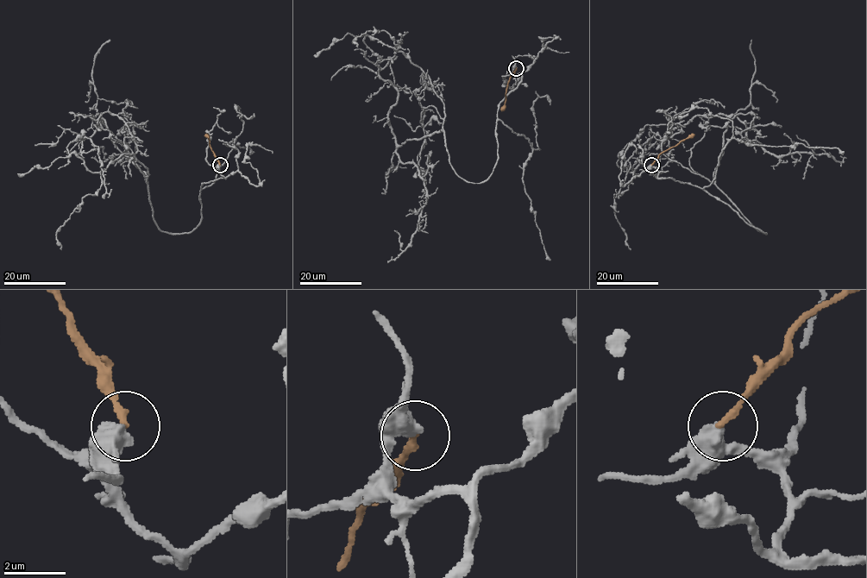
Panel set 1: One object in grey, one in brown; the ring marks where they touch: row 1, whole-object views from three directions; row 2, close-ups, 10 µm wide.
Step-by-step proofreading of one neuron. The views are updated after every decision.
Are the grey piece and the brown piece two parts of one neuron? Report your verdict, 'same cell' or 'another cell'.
another cell

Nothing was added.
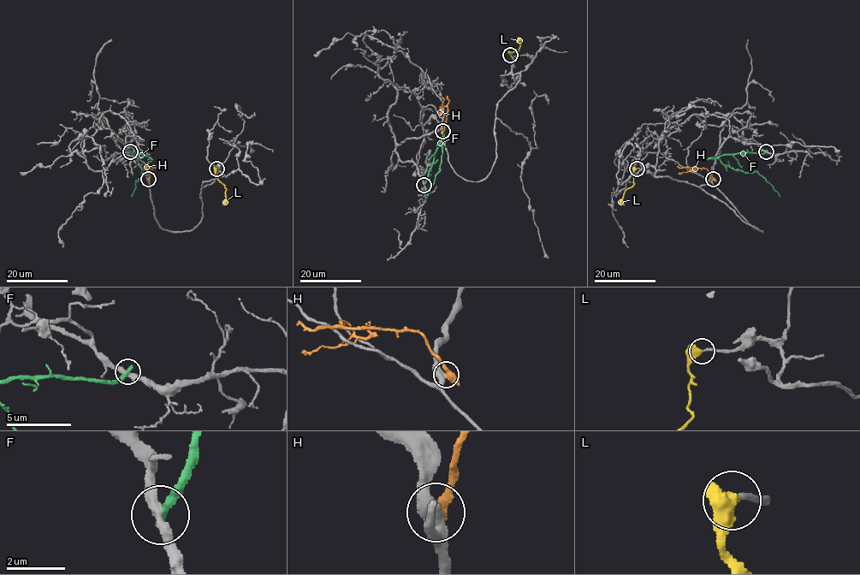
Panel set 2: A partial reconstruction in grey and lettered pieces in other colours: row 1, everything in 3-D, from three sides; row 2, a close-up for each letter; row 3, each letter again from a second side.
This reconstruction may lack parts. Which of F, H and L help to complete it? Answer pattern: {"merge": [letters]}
{"merge": ["L"]}

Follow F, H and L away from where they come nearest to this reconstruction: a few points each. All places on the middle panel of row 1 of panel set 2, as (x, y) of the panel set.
F: (424, 184), (438, 142), (442, 138), (440, 171), (425, 198)
H: (441, 131), (447, 115), (447, 107), (441, 107), (441, 97)
L: (510, 55), (509, 52), (517, 53), (520, 44), (518, 40), (517, 43)

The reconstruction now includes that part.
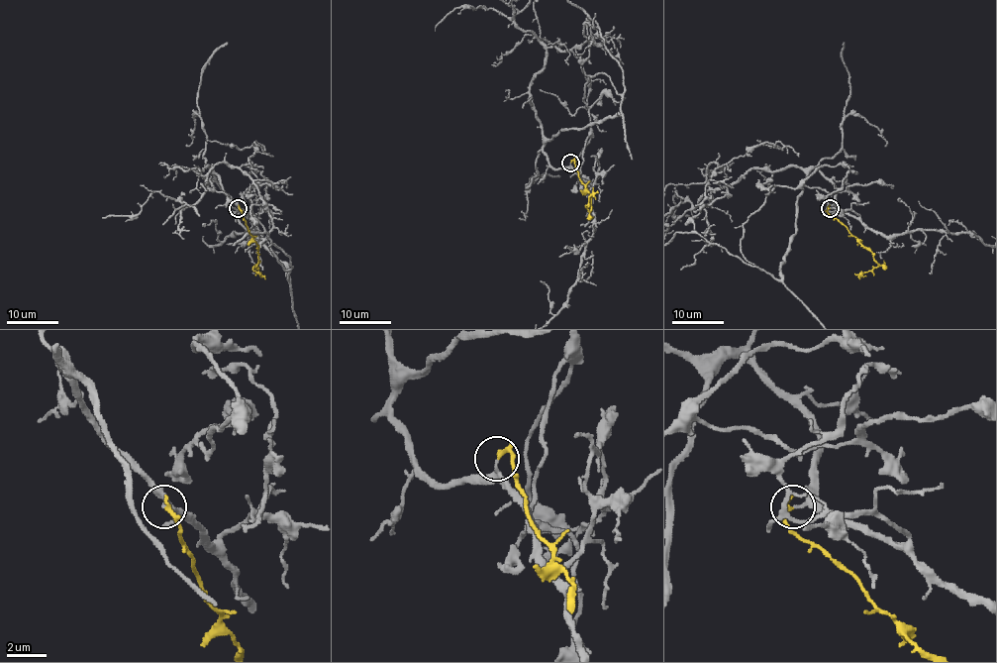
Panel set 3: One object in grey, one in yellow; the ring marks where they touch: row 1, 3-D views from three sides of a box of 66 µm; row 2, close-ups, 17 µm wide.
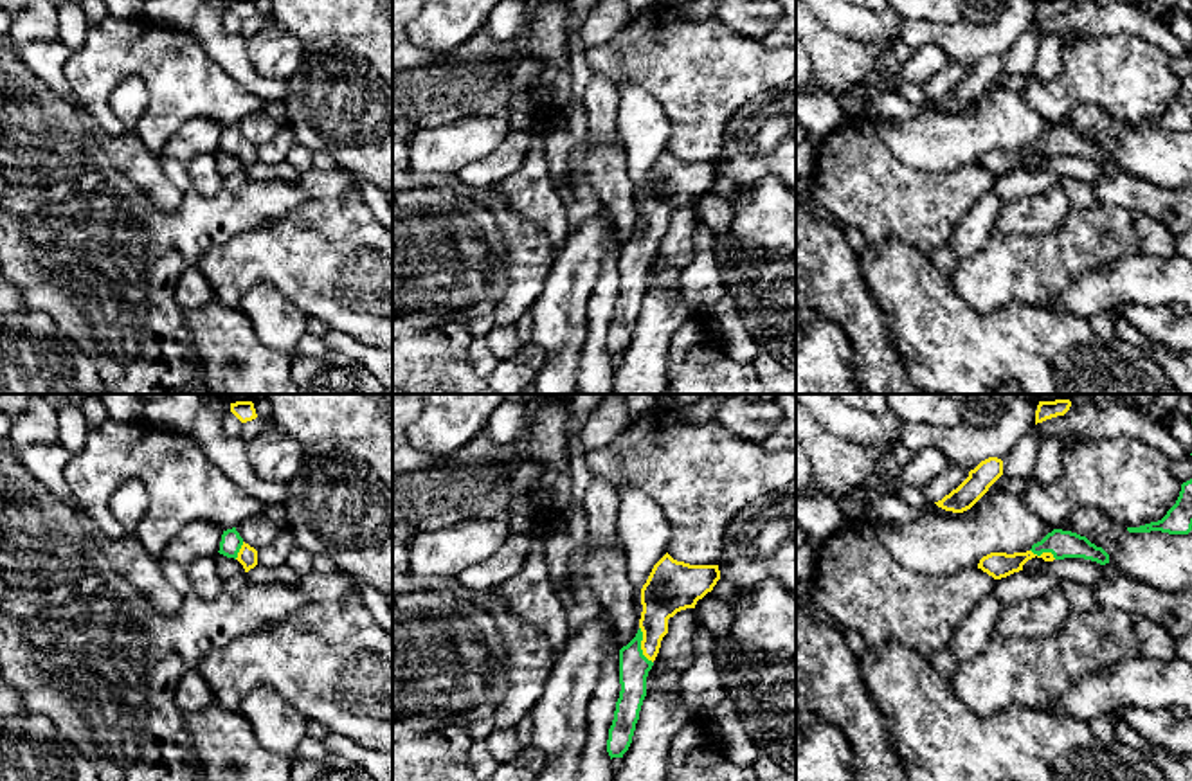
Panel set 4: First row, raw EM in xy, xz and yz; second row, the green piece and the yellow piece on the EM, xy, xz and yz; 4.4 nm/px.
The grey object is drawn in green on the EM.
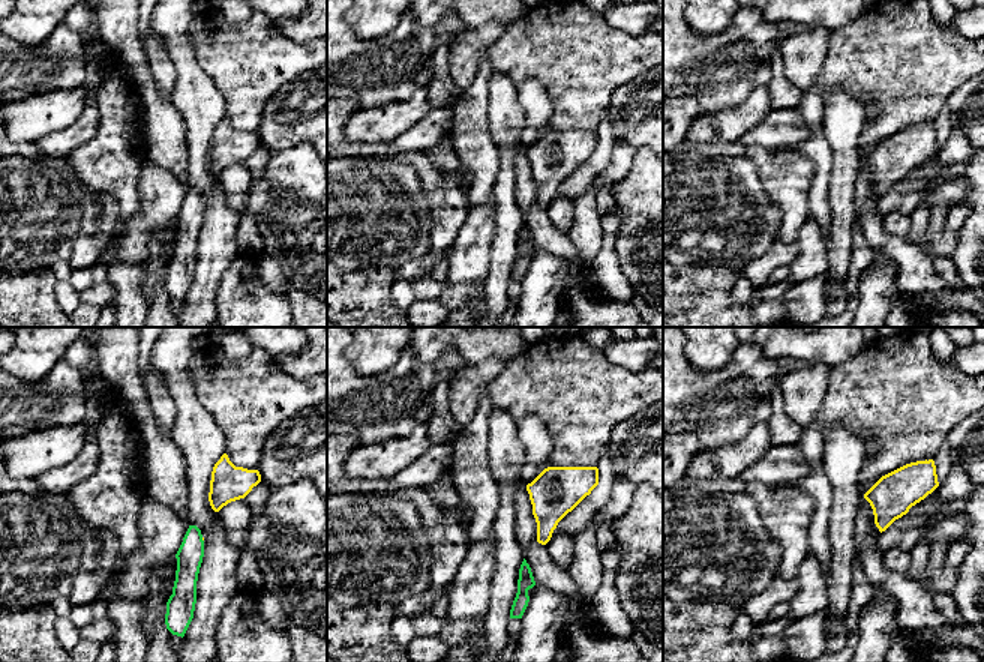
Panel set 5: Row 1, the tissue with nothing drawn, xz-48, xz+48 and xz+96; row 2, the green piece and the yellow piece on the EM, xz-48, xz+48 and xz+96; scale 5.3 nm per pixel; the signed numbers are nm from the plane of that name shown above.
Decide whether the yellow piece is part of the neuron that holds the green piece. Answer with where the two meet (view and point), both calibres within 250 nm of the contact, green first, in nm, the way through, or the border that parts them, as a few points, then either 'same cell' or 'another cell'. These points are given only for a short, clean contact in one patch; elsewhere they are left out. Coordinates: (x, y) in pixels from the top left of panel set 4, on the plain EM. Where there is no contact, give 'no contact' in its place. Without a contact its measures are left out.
contact xz (640, 242); calibres 140 and 200 nm; way xz (634, 263), (640, 242), (650, 231), (663, 191); same cell

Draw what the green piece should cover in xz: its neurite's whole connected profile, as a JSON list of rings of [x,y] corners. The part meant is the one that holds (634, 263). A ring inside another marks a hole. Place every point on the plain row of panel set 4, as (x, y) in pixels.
[[[668,149],[654,162],[641,185],[641,216],[636,234],[619,247],[619,295],[609,326],[607,349],[623,355],[632,340],[639,308],[646,293],[646,274],[668,230],[668,216],[713,187],[718,162],[690,162]]]

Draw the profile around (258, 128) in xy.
[[[259,110],[239,119],[236,122],[236,128],[245,140],[259,148],[263,144],[268,144],[275,135],[279,135],[283,122],[283,119],[277,119],[265,110]]]

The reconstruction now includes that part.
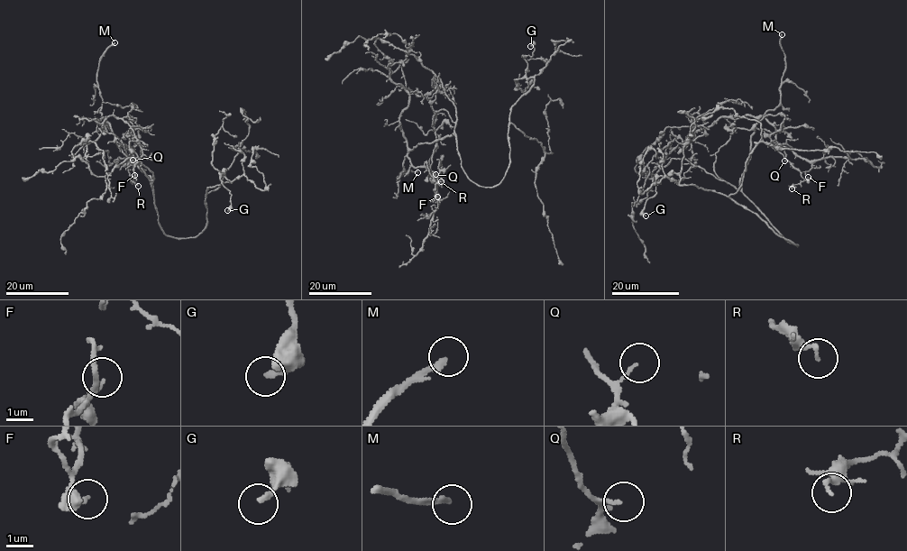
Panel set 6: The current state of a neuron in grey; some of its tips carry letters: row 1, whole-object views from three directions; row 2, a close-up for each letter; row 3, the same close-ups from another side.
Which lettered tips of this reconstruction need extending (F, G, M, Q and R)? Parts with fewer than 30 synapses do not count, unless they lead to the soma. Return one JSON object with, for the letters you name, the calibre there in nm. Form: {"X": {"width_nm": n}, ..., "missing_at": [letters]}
{"M": {"width_nm": 200}, "missing_at": ["M"]}

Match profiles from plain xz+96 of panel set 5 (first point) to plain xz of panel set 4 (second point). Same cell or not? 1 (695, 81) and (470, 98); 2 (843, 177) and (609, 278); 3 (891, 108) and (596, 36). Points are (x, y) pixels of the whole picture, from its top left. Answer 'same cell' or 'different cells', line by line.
1: same cell
2: same cell
3: different cells

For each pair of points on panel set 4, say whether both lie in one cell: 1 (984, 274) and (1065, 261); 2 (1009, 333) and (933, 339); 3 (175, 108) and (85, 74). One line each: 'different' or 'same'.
1: same
2: same
3: same

